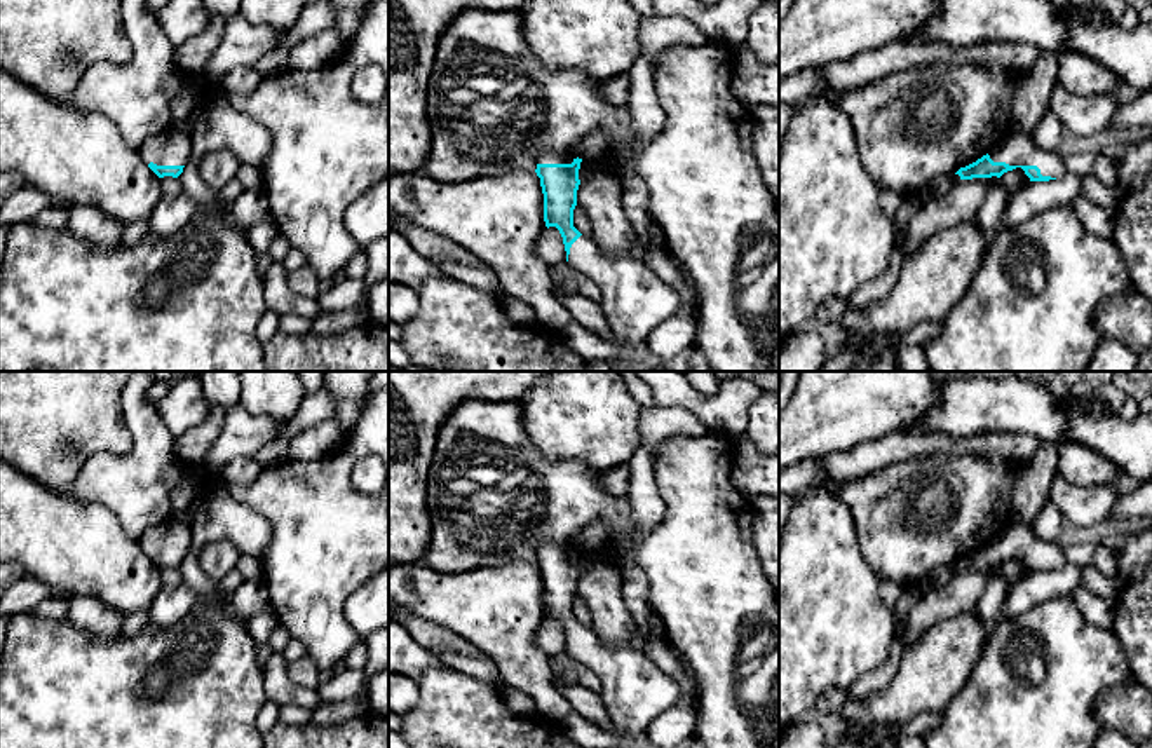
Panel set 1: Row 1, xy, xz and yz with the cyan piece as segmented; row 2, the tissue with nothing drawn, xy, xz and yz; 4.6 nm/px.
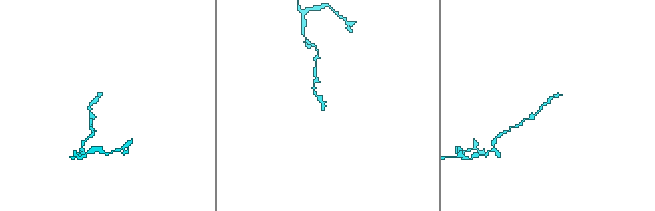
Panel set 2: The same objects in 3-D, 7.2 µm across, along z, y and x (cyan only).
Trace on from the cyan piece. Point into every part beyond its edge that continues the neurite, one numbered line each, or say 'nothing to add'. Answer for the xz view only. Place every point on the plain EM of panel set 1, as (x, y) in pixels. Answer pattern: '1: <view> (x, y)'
1: xz (548, 548)

